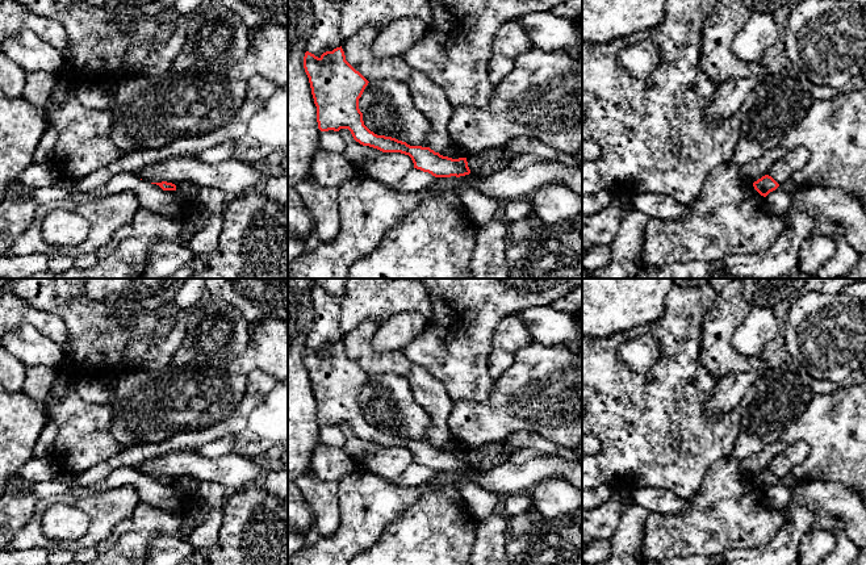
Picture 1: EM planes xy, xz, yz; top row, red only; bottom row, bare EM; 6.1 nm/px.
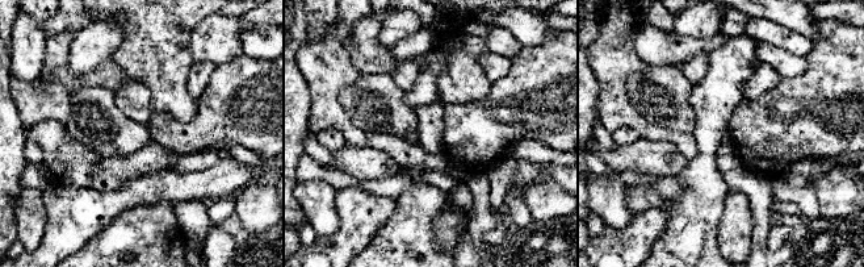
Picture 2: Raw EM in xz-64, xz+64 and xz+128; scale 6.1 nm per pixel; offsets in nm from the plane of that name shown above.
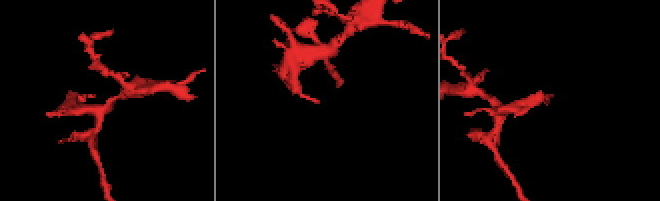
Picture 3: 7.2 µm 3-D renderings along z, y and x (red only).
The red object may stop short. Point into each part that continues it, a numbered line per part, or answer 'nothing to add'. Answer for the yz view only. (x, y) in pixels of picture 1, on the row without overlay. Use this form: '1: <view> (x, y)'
nothing to add

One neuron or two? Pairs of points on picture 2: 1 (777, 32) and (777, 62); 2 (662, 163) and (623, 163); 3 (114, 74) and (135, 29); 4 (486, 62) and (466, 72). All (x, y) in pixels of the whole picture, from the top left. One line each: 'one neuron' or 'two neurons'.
1: two neurons
2: one neuron
3: two neurons
4: two neurons

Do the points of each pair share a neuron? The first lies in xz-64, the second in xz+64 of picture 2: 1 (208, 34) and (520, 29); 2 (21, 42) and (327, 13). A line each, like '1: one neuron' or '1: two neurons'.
1: two neurons
2: one neuron

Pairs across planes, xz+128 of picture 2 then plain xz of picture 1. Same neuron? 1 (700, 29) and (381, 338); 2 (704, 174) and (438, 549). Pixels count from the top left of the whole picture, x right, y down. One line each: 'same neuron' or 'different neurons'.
1: same neuron
2: same neuron

